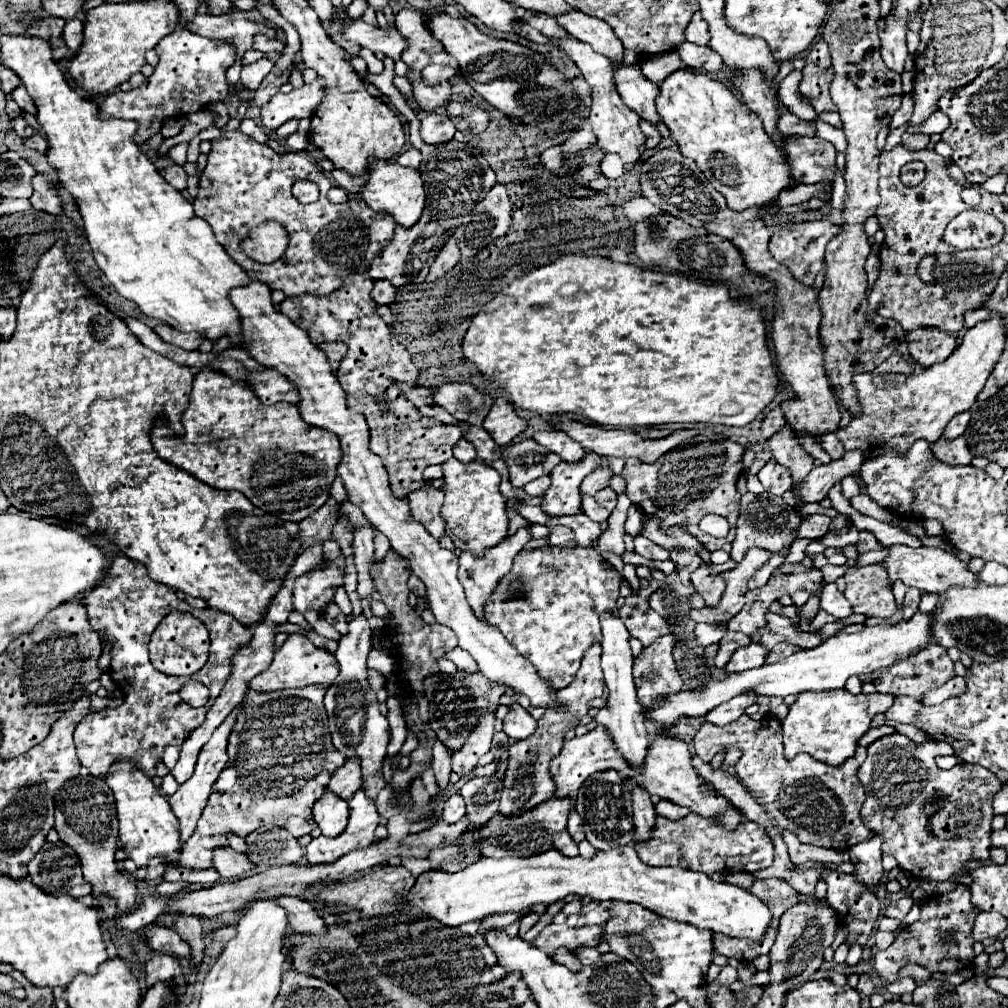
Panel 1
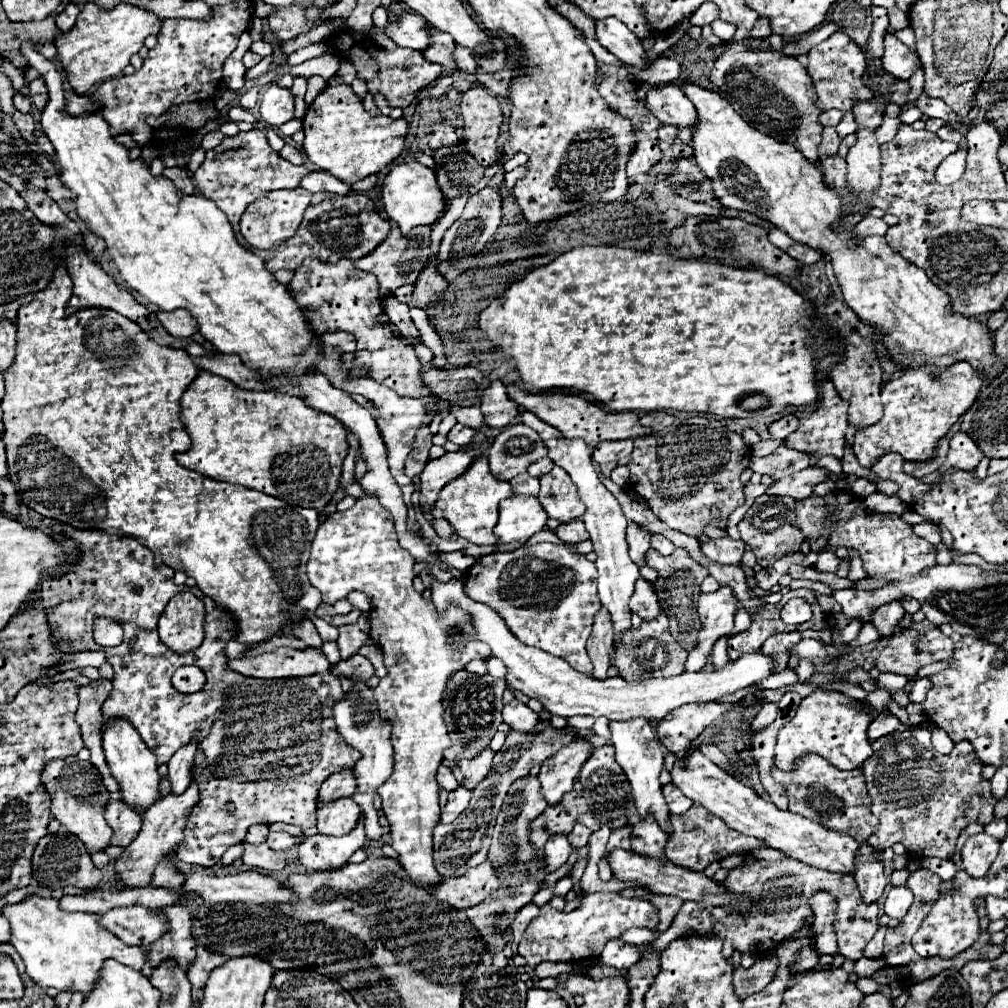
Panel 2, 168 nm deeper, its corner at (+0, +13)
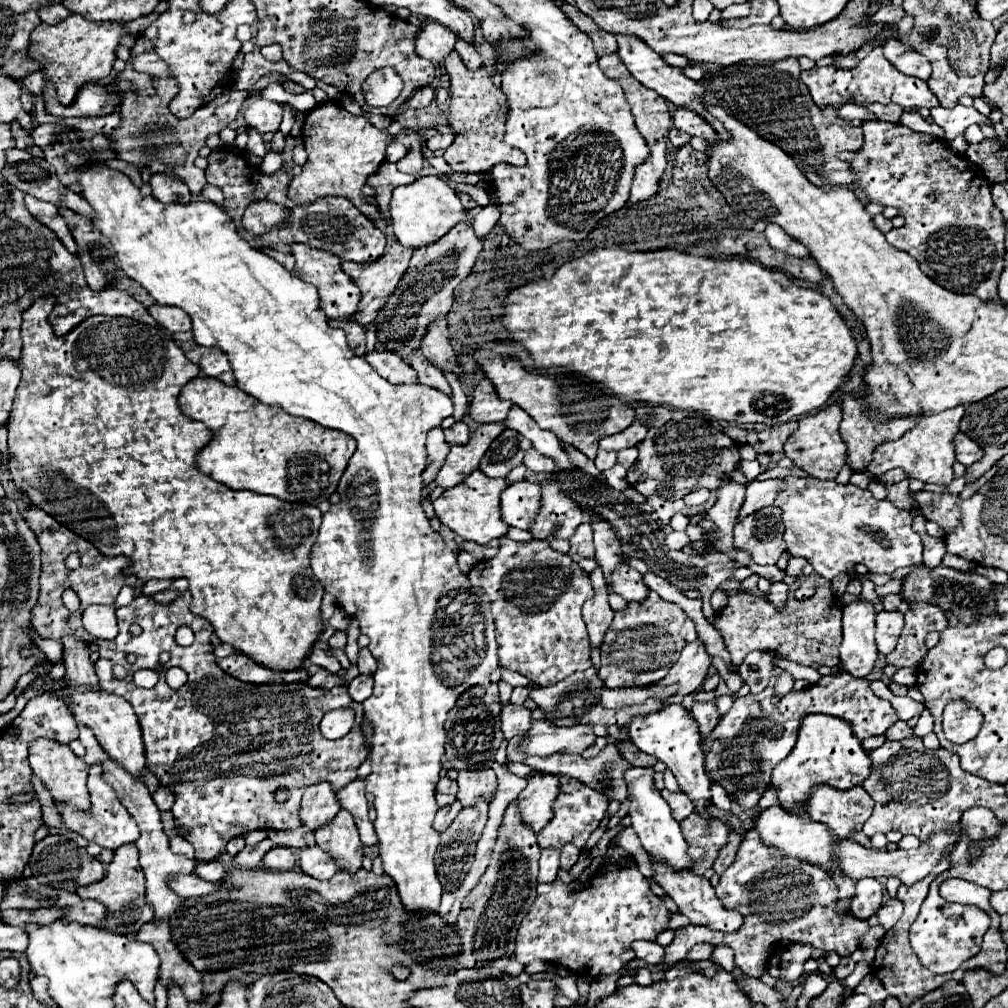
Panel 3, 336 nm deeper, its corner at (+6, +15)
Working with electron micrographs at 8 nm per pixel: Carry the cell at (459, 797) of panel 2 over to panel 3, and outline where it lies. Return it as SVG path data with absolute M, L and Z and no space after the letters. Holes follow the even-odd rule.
M454 801L454 803L446 805L446 807L440 807L440 809L436 811L436 817L434 817L434 829L436 829L436 831L448 829L448 825L454 821L454 817L458 815L460 809L462 809L462 805L460 805L458 801Z

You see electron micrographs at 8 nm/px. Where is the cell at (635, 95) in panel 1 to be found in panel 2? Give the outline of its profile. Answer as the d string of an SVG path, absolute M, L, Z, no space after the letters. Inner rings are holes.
M660 85L648 91L646 107L664 123L674 127L694 129L698 125L696 107L678 85Z

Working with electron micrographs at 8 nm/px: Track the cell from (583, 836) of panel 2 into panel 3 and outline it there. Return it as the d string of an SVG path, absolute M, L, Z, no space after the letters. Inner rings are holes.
M564 845L562 847L562 855L560 855L560 867L562 869L570 869L580 857L580 851L574 845Z

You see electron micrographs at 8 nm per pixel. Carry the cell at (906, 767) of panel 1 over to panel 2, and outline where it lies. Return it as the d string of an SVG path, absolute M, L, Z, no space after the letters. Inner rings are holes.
M908 729L876 739L872 749L872 759L866 759L862 765L872 797L872 811L880 821L876 833L868 839L872 847L886 849L902 843L914 857L950 859L960 831L968 823L978 821L988 825L994 819L998 799L990 791L990 781L982 779L982 763L976 759L968 740L955 744L948 755L940 755L930 743L928 729Z

